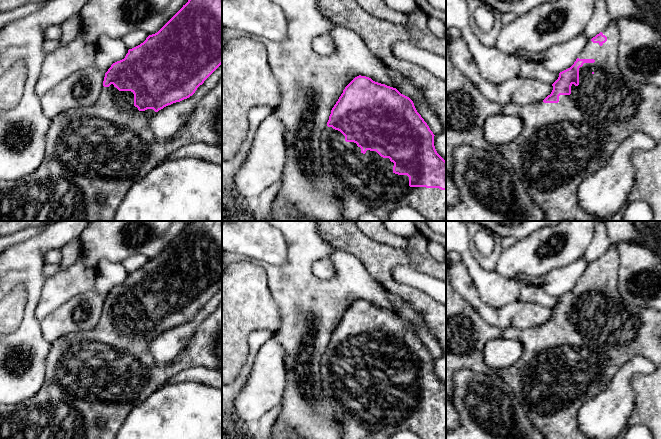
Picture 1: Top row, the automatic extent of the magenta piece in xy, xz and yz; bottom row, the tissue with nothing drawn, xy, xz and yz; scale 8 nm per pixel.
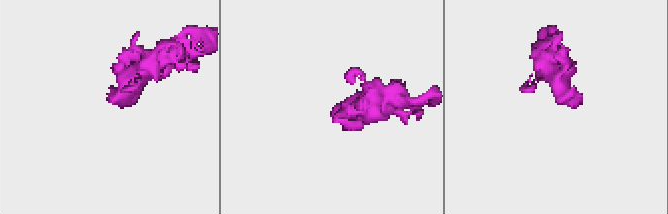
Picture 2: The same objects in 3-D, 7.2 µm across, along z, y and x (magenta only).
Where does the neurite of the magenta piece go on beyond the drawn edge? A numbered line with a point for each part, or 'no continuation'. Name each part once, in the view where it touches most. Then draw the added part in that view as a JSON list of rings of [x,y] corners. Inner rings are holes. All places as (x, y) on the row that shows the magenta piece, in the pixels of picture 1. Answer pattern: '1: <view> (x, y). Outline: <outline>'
1: xz (365, 183). Outline: [[[326,126],[321,133],[321,162],[336,187],[343,221],[357,221],[366,213],[375,214],[381,221],[389,221],[391,213],[403,206],[413,208],[428,221],[446,221],[446,190],[410,187],[409,177],[395,174],[394,163],[389,158],[370,150],[363,154],[356,143],[346,142],[345,136],[332,127]]]

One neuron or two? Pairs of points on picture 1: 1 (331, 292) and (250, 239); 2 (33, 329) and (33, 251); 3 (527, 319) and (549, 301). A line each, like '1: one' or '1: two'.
1: two
2: one
3: two

